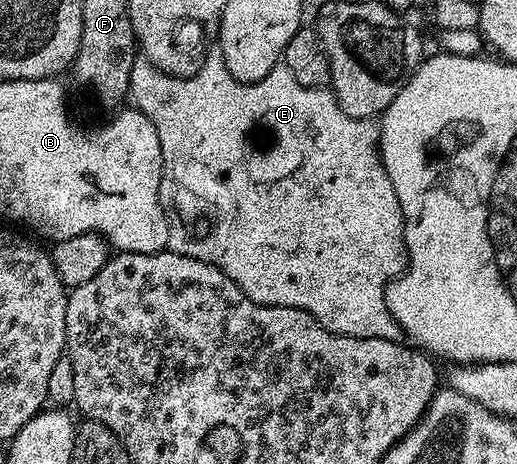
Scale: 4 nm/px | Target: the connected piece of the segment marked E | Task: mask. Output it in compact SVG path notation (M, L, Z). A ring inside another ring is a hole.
M210 54L198 74L183 78L168 76L148 60L137 58L130 70L128 96L135 108L150 118L162 146L164 165L160 179L160 204L164 207L164 216L169 219L168 248L171 251L215 264L256 304L301 308L309 312L323 328L338 335L362 339L401 339L400 323L392 317L384 295L388 283L406 271L410 257L404 241L402 206L398 202L398 194L394 194L384 161L380 158L380 126L375 119L350 118L340 109L335 95L327 87L302 86L282 62L275 64L266 78L253 84L243 84L234 78L234 74L230 74L223 56L219 54Z

